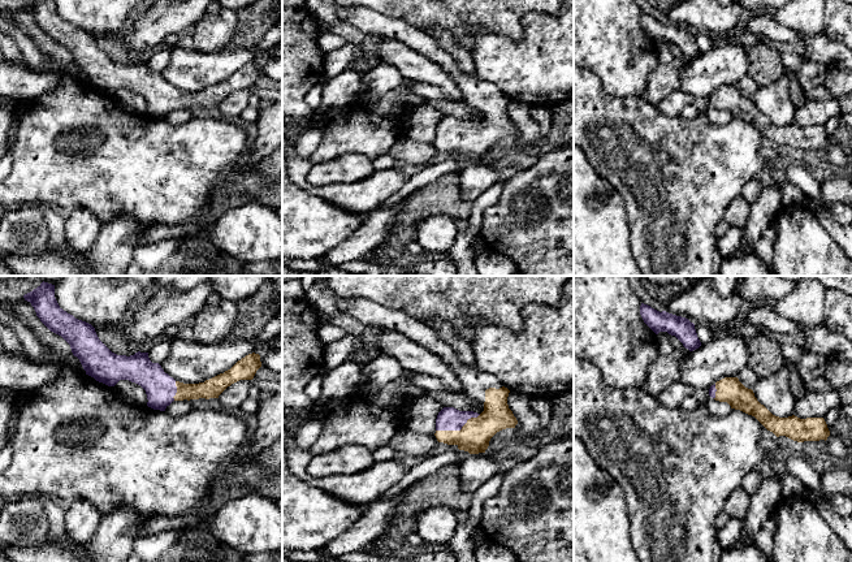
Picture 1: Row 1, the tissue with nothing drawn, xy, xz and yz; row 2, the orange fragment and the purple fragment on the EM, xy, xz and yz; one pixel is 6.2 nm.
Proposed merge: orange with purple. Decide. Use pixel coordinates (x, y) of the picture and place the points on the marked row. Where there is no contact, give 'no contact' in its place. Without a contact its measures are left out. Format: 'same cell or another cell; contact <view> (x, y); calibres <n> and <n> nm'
same cell; contact xz (458, 431); calibres 190 and 140 nm

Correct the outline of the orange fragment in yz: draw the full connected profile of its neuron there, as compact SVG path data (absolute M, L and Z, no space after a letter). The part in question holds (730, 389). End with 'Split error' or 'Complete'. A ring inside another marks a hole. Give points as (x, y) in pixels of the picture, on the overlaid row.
M725 377L709 389L709 395L719 402L727 402L731 408L754 416L777 437L786 436L793 441L827 440L830 431L823 418L800 419L795 415L779 418L761 405L752 389L745 388L738 377Z. Split error

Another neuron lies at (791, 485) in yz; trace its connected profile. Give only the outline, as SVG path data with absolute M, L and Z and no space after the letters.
M787 474L782 479L782 497L792 498L792 497L803 497L805 494L806 488L801 483L801 480L791 474Z

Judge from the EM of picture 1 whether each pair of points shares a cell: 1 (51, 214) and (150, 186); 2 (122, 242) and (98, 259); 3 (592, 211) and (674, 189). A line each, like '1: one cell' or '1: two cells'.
1: two cells
2: one cell
3: two cells

